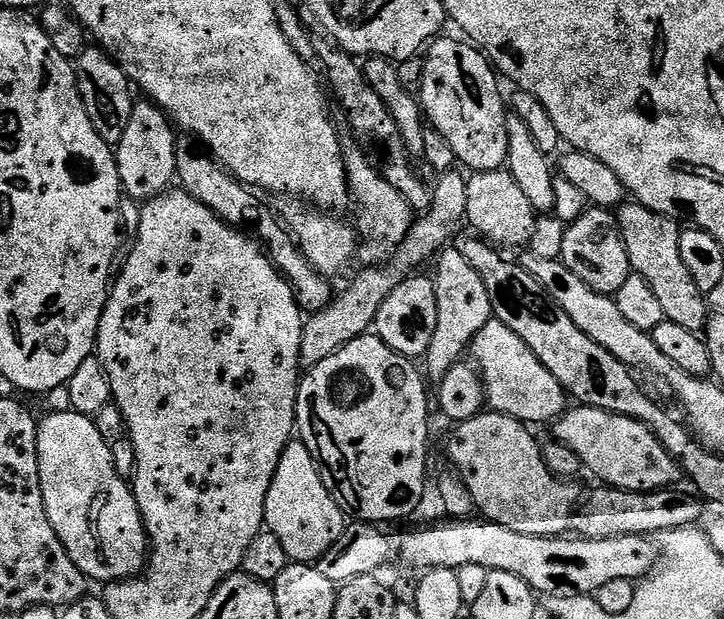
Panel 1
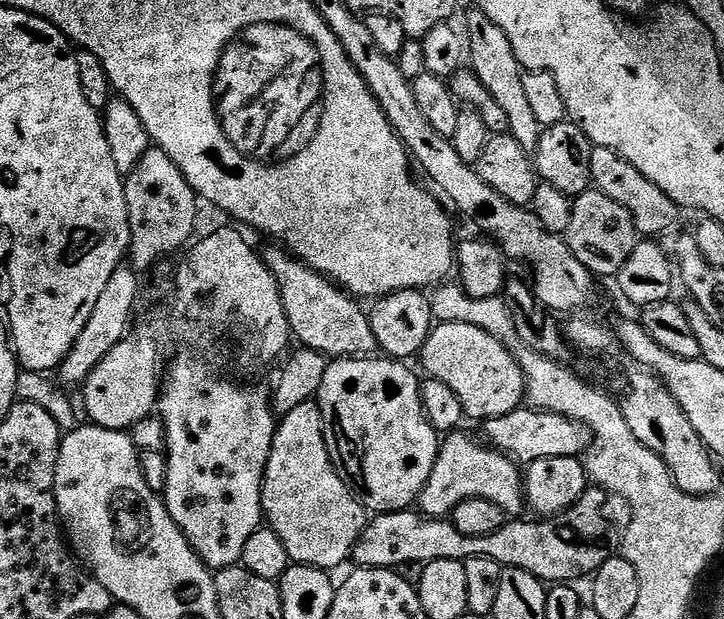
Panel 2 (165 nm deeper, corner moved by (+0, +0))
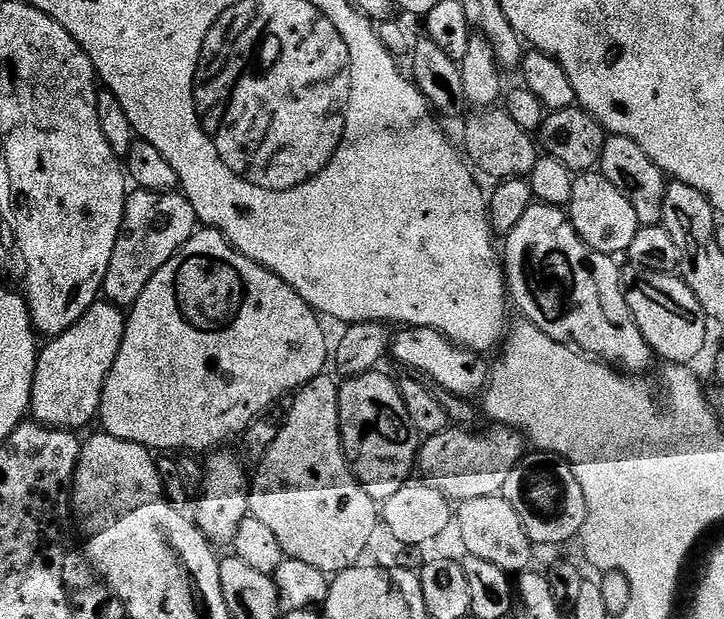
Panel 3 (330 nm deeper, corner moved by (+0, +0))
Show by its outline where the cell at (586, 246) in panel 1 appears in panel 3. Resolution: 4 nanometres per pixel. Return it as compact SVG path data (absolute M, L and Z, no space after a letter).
M599 170L581 172L575 177L566 211L582 242L611 257L615 257L616 252L627 253L630 242L634 242L634 234L642 227L638 214L634 214L634 206L630 206L630 198L626 198L626 194Z

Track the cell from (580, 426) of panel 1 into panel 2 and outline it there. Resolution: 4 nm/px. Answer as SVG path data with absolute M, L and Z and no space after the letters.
M521 406L515 408L510 414L502 414L493 420L485 420L483 421L482 428L484 428L485 434L488 435L486 440L491 447L495 448L498 452L504 453L505 456L511 456L513 460L524 466L533 464L538 458L583 457L594 439L592 429L587 428L586 425L566 418L562 414L541 412L531 406Z

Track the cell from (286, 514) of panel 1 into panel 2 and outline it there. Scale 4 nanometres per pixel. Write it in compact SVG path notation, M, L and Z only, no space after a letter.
M315 399L302 402L302 406L290 410L290 414L279 417L270 458L264 471L262 516L267 527L272 528L278 538L282 538L282 546L286 546L286 554L290 554L292 564L305 564L325 570L349 563L352 550L362 530L368 525L369 513L360 505L356 495L348 489L332 464Z

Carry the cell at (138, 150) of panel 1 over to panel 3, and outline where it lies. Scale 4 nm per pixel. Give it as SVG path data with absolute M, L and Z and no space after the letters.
M145 188L133 191L124 201L124 221L118 234L118 242L114 242L114 254L110 258L110 266L106 266L106 278L102 289L103 295L121 308L131 309L132 303L146 290L150 278L178 254L180 247L198 230L198 221L194 214L194 206L179 191L151 192Z

